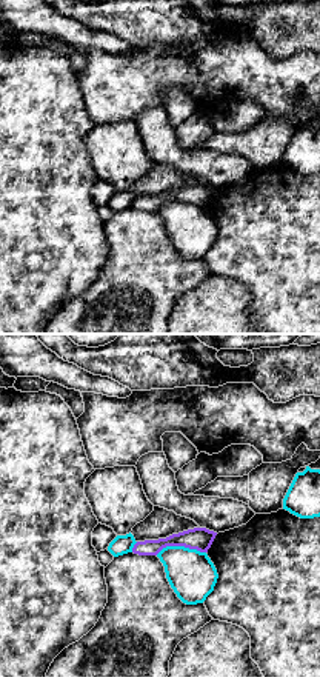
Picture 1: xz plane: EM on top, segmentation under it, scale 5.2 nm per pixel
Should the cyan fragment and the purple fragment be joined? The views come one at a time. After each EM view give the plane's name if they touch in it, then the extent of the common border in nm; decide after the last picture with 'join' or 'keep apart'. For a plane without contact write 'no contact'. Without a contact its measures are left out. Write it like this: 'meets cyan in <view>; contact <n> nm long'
meets cyan in xz; contact 260 nm long

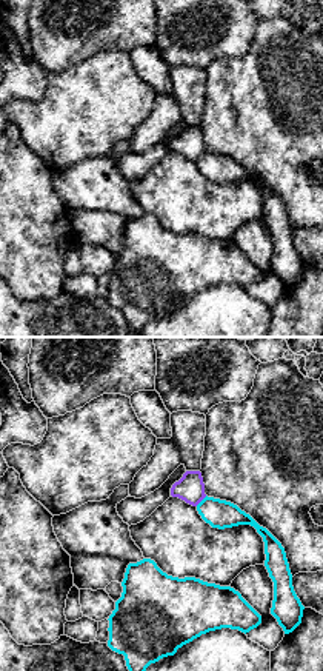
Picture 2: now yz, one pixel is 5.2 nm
meets cyan in yz; contact 80 nm long

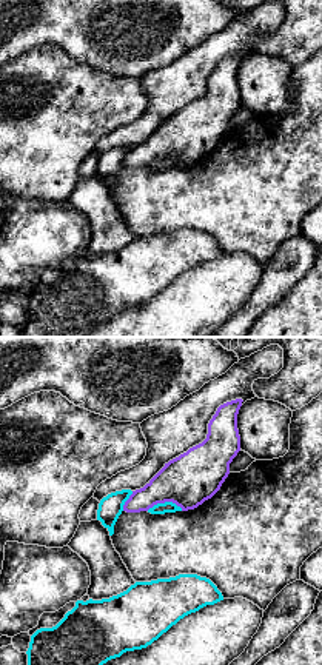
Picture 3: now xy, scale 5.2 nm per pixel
meets cyan in xy; contact 190 nm long

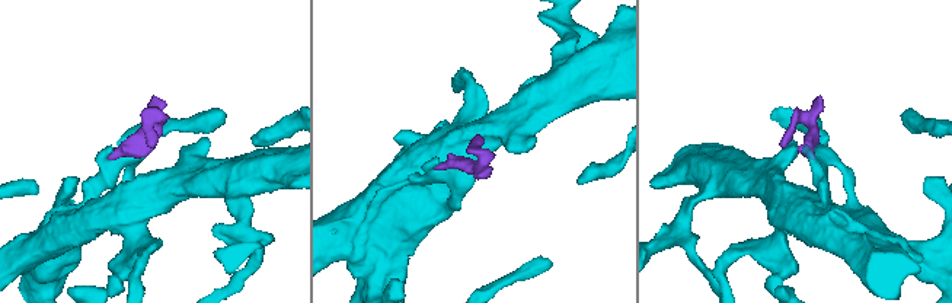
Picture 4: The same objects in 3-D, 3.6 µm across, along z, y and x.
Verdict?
keep apart

